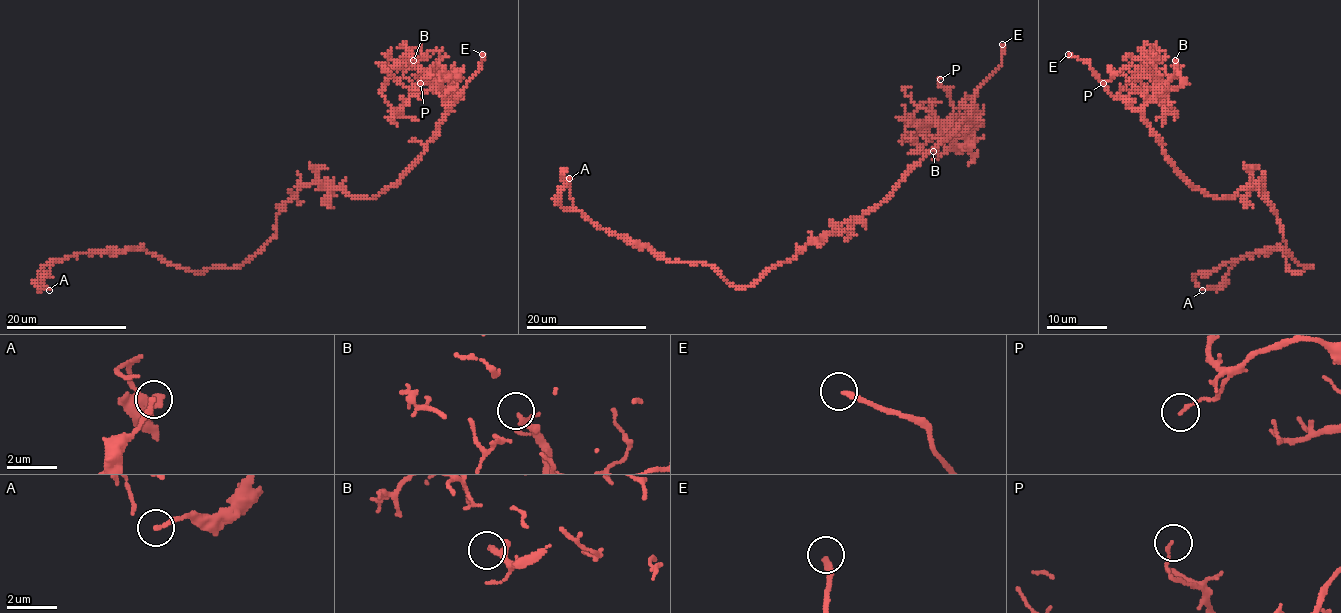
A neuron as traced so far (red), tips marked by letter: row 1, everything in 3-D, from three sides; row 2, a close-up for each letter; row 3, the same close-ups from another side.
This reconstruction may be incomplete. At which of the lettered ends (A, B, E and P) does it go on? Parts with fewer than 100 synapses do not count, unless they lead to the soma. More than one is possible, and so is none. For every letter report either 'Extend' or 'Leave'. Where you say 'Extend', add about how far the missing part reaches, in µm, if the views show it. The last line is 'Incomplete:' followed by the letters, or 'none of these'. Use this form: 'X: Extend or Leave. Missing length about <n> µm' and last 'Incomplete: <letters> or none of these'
A: Leave
B: Leave
E: Extend. Missing length about 25 µm
P: Leave
Incomplete: E

